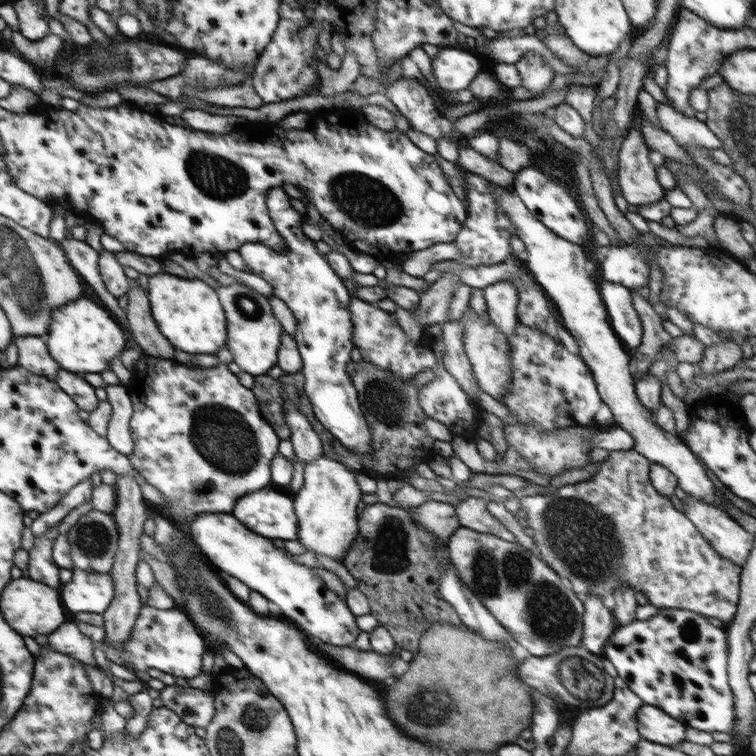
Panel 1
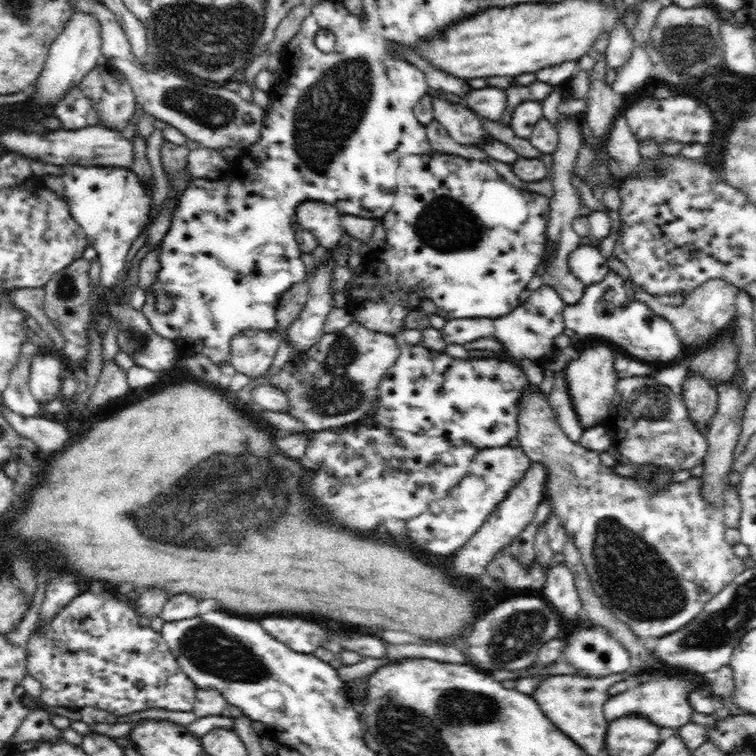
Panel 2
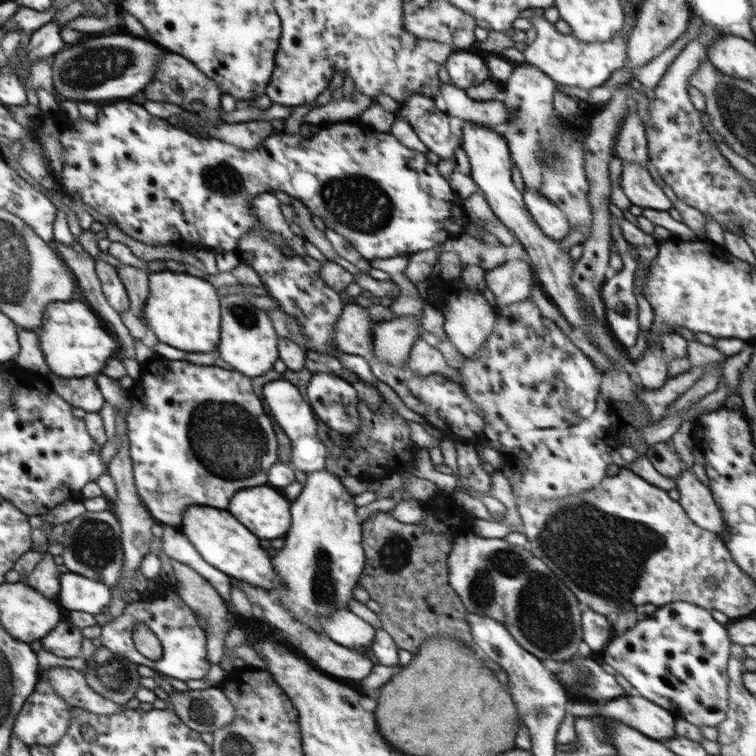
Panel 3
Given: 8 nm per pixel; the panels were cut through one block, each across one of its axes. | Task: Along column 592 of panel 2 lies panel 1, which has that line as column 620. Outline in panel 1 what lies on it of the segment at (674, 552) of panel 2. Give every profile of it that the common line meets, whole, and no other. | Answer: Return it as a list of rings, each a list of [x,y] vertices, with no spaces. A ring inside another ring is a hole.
[[[632,448],[630,450],[610,451],[608,459],[600,463],[600,471],[598,471],[593,478],[590,477],[590,479],[586,481],[567,484],[551,494],[518,497],[522,512],[526,512],[529,526],[528,530],[532,534],[536,550],[539,552],[539,557],[558,574],[558,576],[570,580],[570,584],[572,584],[571,589],[574,590],[578,596],[582,596],[582,598],[586,597],[587,594],[595,594],[600,597],[604,596],[604,594],[614,594],[617,588],[629,586],[633,588],[635,592],[643,592],[646,598],[648,598],[649,604],[653,604],[660,609],[686,609],[697,612],[705,617],[718,618],[718,620],[730,622],[738,610],[743,567],[719,555],[685,513],[678,511],[674,505],[672,505],[670,498],[664,496],[661,492],[658,492],[657,488],[653,487],[649,477],[651,460],[638,454],[638,452]]]

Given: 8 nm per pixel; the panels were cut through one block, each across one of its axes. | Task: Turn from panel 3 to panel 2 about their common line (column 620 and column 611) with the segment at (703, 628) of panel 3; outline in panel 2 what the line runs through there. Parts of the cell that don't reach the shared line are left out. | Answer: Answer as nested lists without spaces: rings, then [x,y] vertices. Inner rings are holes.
[[[591,625],[587,628],[578,628],[570,635],[563,637],[565,648],[563,649],[561,660],[572,666],[578,674],[575,676],[582,678],[604,678],[611,674],[623,673],[630,667],[631,659],[629,652],[615,638],[606,632],[603,627]]]

